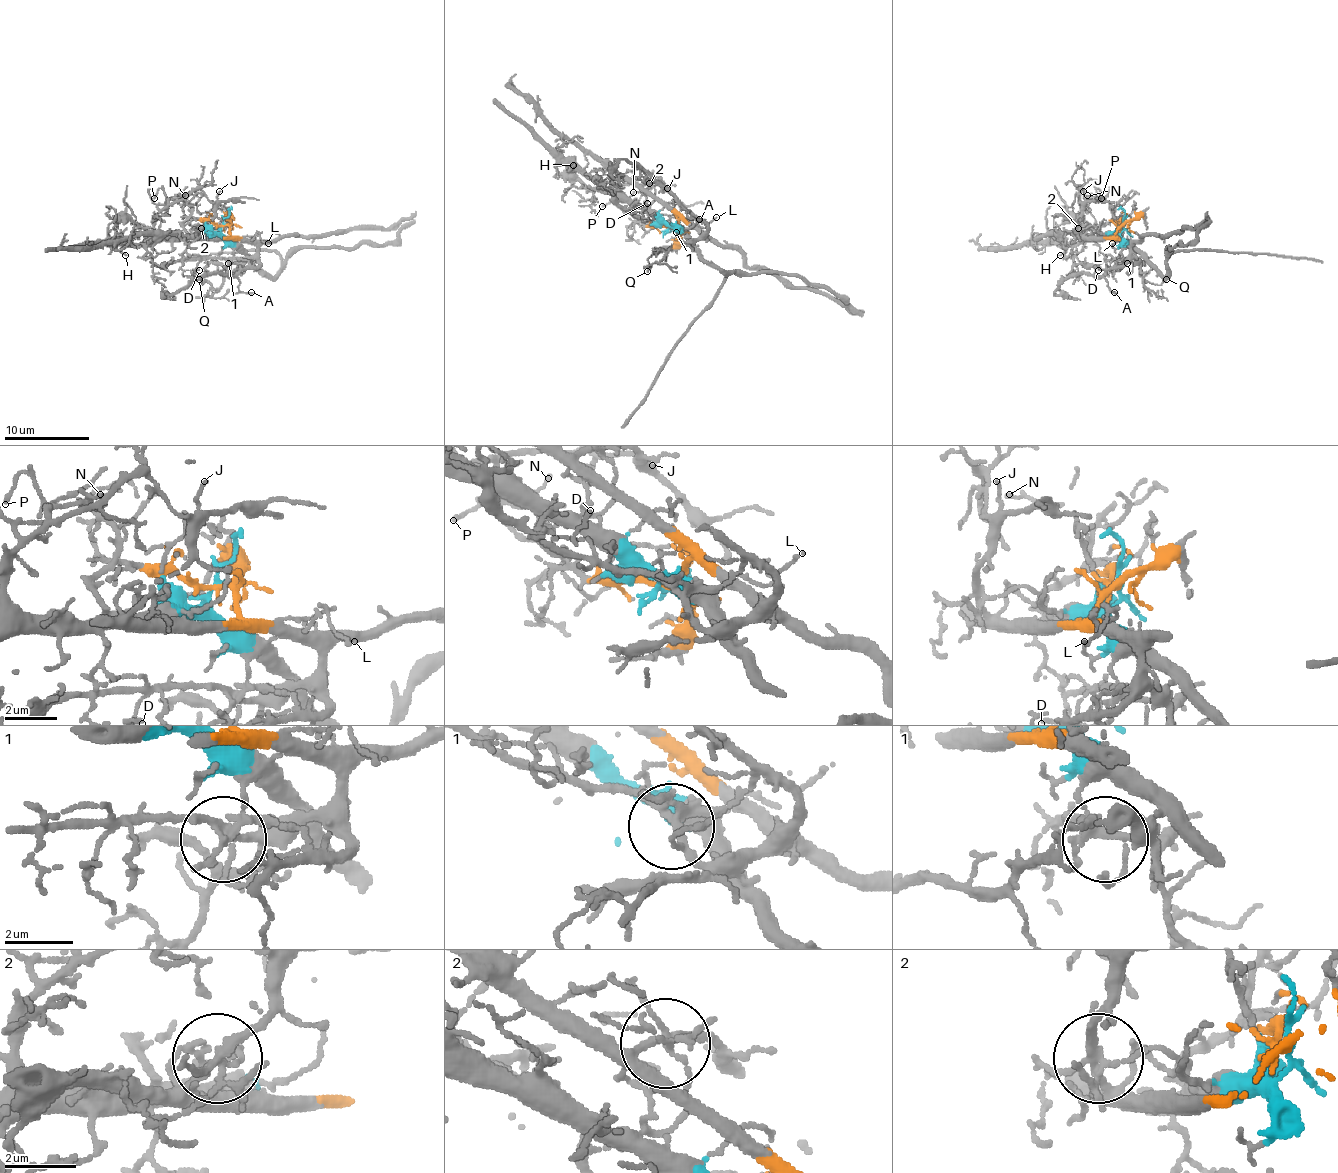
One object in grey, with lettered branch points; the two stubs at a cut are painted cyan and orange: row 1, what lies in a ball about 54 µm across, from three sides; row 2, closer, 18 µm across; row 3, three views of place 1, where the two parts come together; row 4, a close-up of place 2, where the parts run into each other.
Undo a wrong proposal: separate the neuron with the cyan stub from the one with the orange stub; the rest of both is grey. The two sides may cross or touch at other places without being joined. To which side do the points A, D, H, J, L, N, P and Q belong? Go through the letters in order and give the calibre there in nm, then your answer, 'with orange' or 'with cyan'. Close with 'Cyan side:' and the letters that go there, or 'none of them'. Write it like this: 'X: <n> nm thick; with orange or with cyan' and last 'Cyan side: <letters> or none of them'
A: 110 nm thick; with orange
D: 140 nm thick; with orange
H: 140 nm thick; with cyan
J: 110 nm thick; with orange
L: 110 nm thick; with orange
N: 140 nm thick; with cyan
P: 140 nm thick; with cyan
Q: 110 nm thick; with orange
Cyan side: H, N, P

